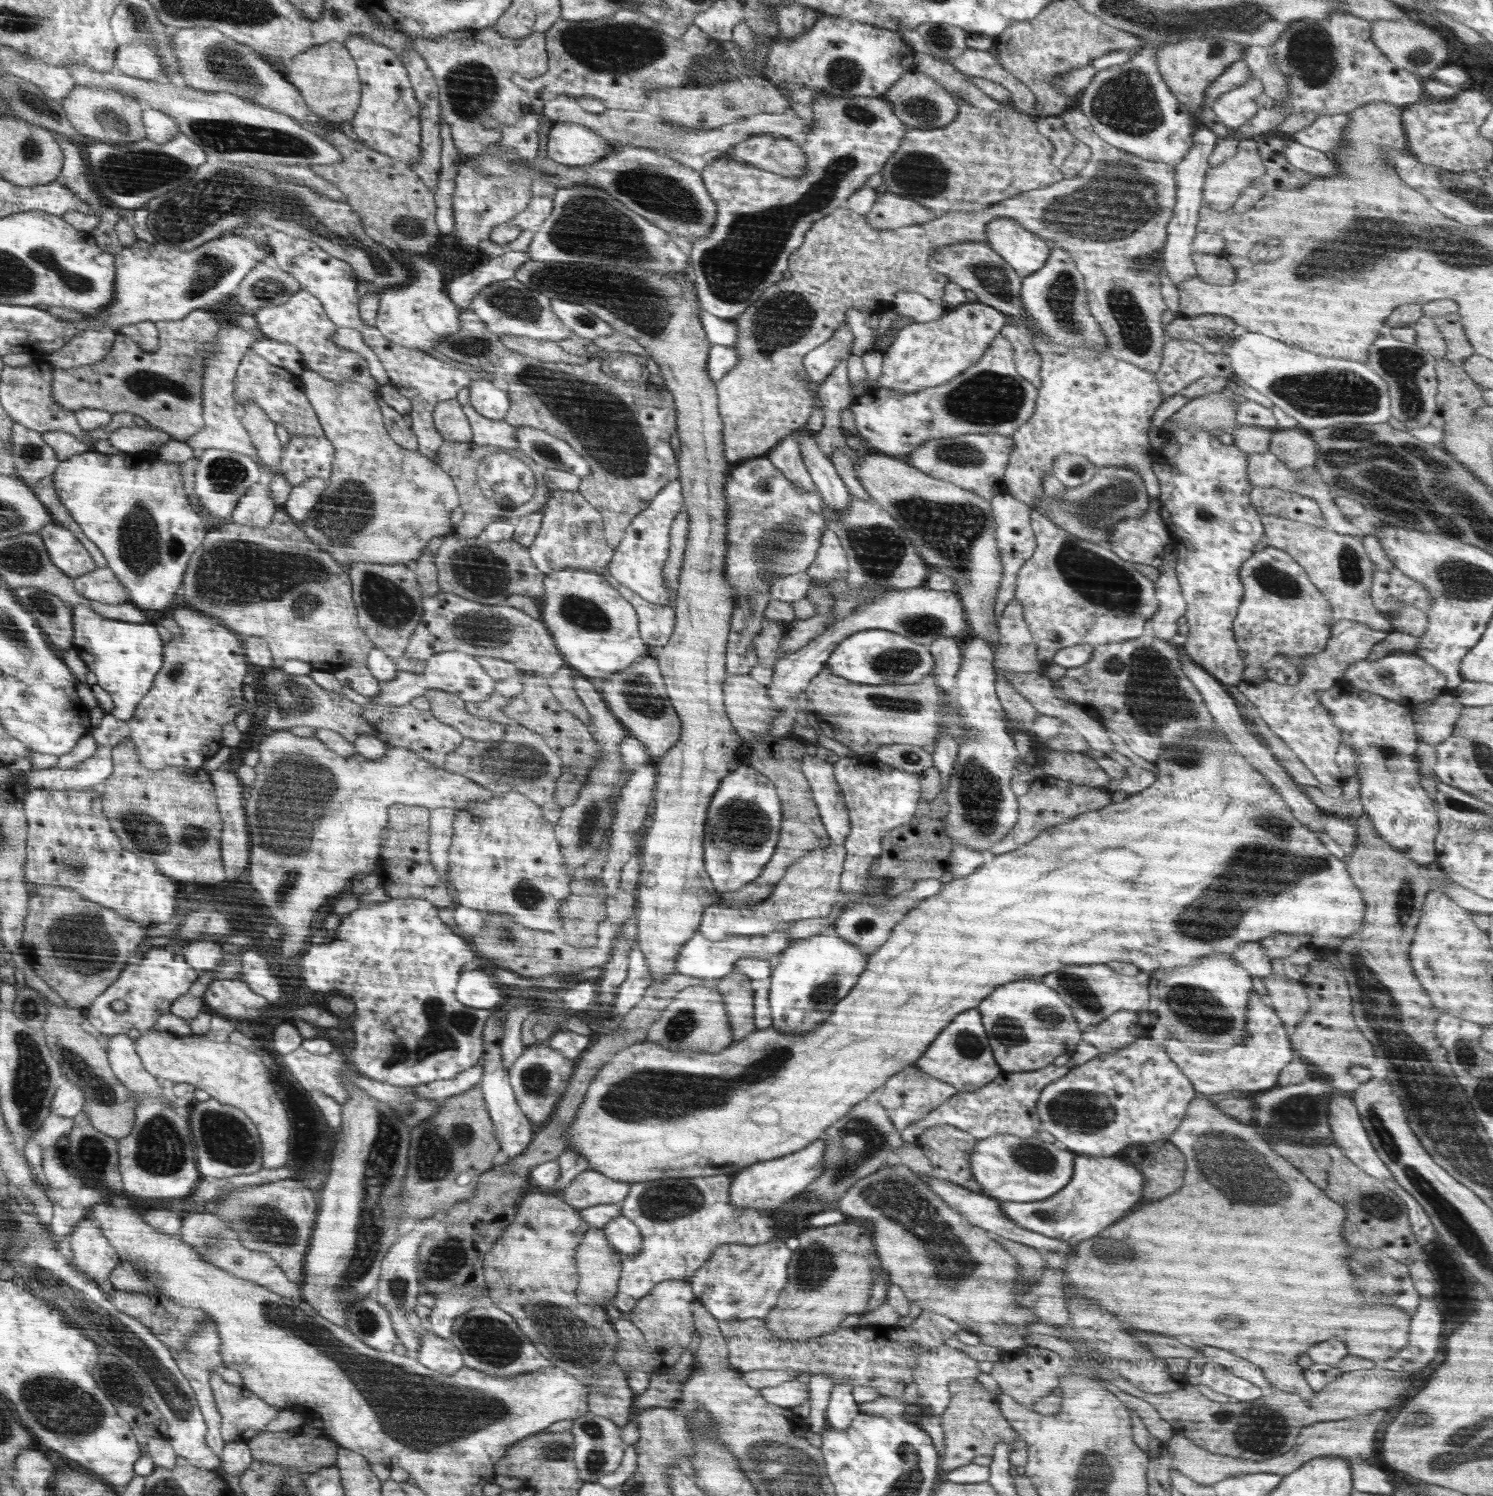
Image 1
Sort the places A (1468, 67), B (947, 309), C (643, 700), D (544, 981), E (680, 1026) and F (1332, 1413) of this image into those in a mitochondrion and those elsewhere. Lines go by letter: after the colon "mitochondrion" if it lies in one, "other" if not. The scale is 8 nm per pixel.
A: other
B: other
C: mitochondrion
D: other
E: mitochondrion
F: other

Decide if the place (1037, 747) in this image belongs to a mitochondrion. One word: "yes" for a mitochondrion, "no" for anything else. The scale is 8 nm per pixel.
no

